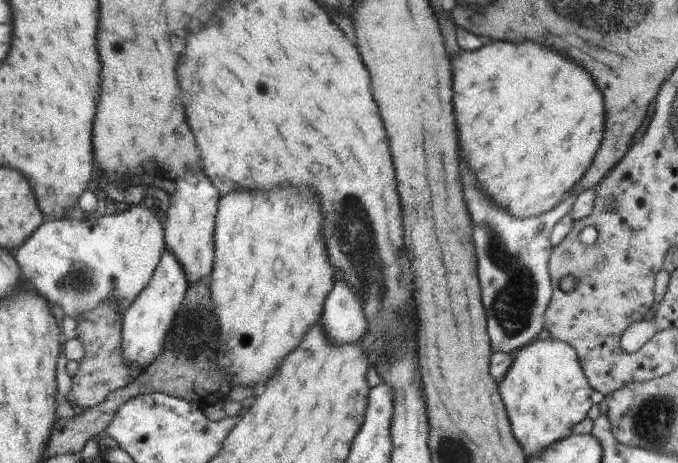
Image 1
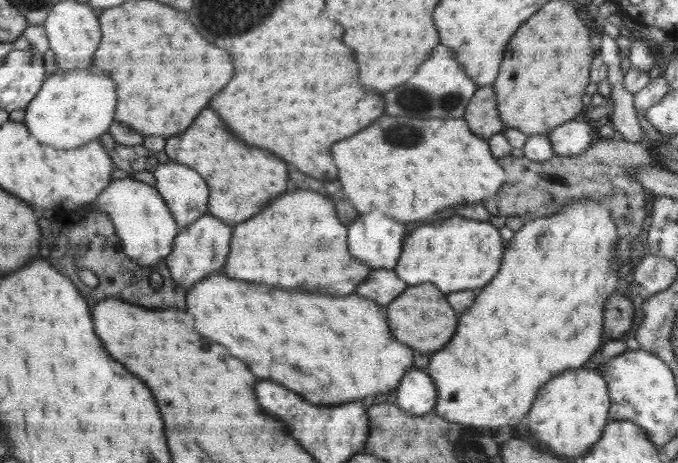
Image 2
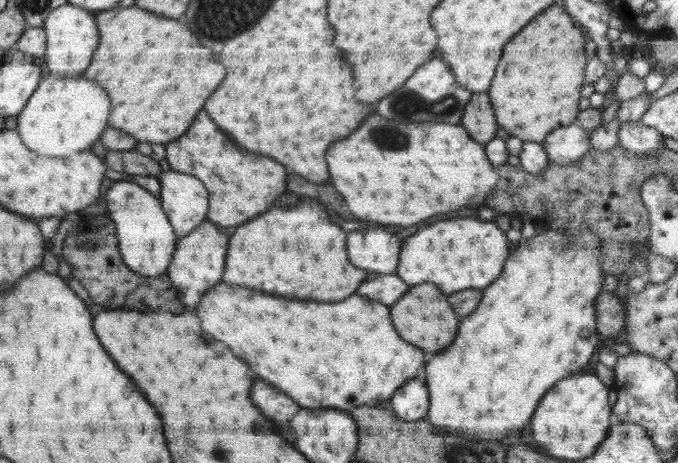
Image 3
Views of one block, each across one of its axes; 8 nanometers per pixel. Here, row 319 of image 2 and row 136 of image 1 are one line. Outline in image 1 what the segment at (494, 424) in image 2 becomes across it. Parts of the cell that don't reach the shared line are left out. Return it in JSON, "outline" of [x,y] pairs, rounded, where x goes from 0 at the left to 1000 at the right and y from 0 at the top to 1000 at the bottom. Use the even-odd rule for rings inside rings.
{"outline":[[[774,86],[773,91],[732,89],[711,97],[702,112],[678,112],[670,134],[670,242],[676,259],[676,281],[678,281],[678,311],[684,320],[687,346],[693,363],[699,367],[708,402],[714,415],[746,458],[752,458],[761,471],[785,471],[796,467],[816,449],[820,449],[854,397],[861,374],[873,359],[875,341],[885,320],[891,285],[891,216],[888,199],[882,194],[879,177],[873,164],[847,130],[838,130],[826,112],[805,104],[799,95]]]}

